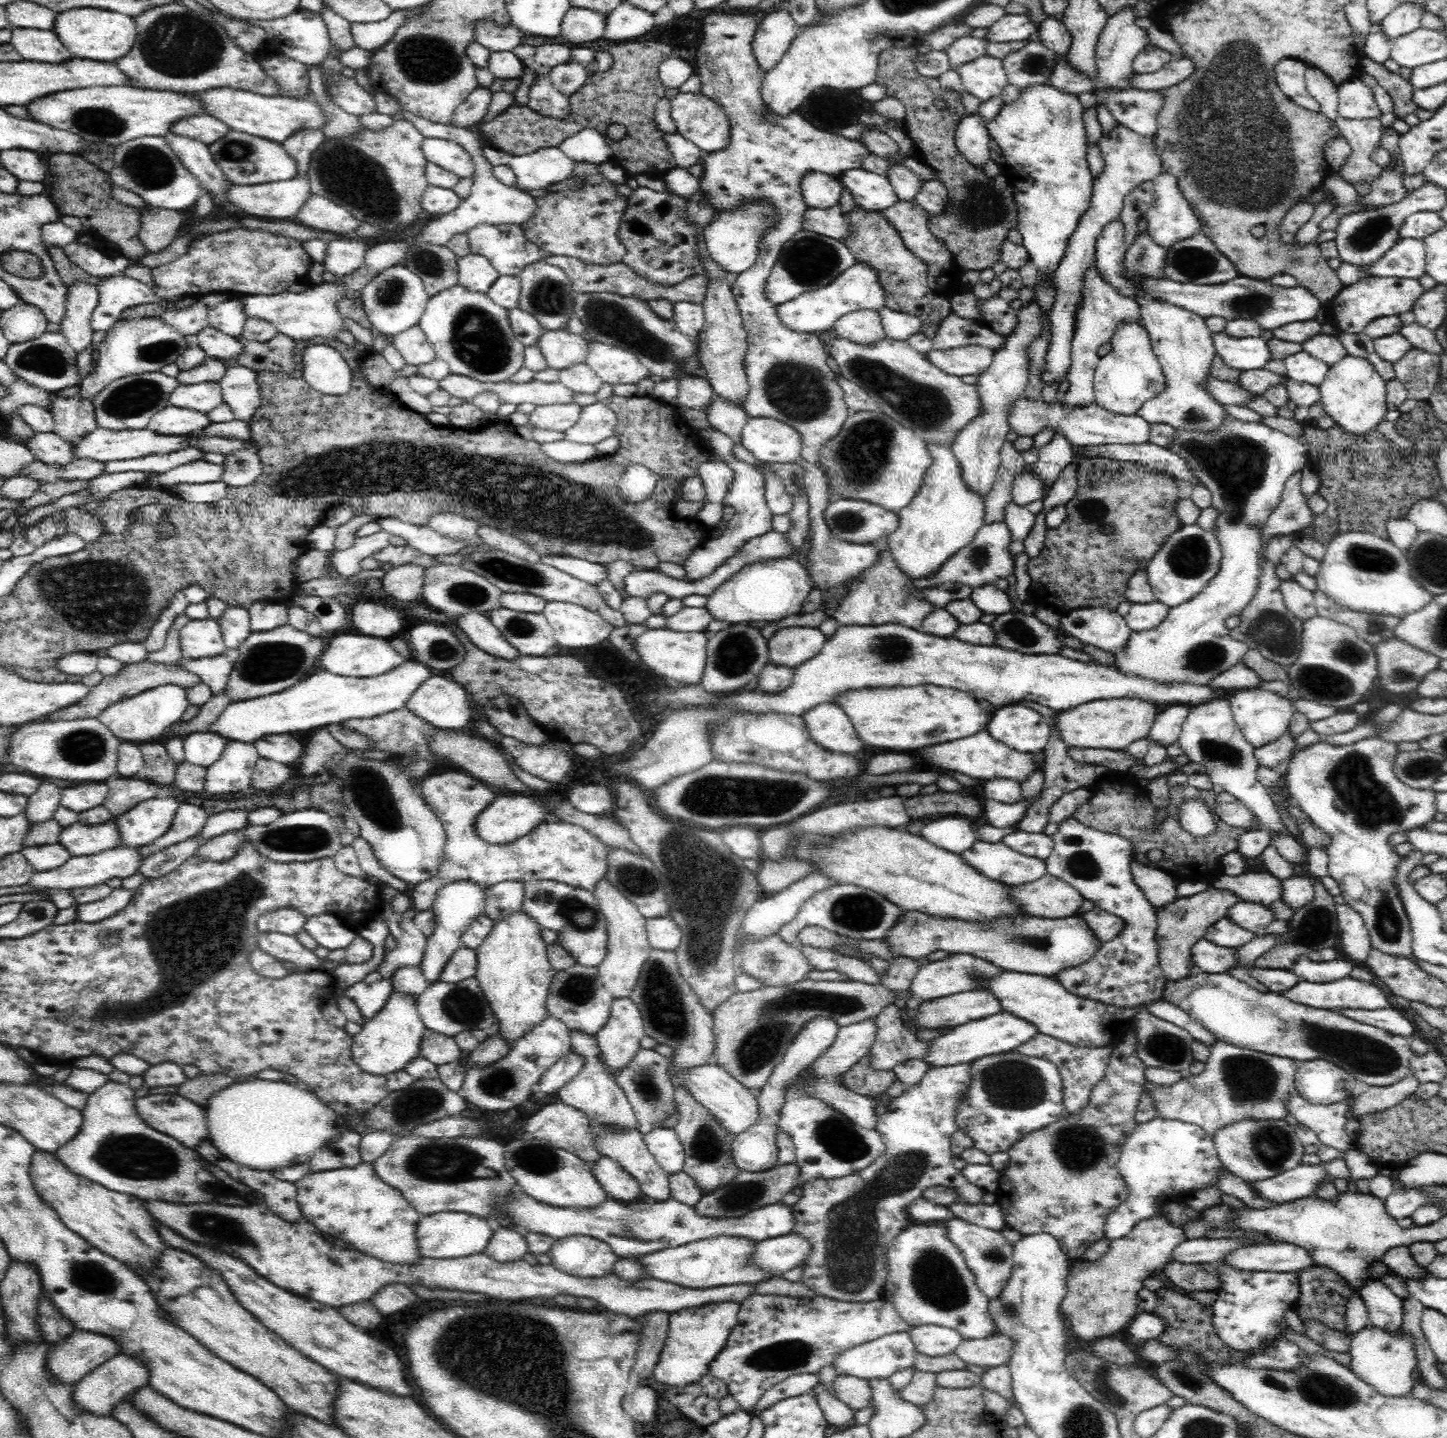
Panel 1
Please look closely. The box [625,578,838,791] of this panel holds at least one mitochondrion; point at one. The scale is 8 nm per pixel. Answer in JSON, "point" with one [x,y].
{"point":[738,651]}

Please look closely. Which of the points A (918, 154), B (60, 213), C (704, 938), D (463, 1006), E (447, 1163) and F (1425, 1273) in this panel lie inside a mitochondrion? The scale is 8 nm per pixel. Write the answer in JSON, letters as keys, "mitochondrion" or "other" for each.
{"A":"other","B":"other","C":"mitochondrion","D":"mitochondrion","E":"mitochondrion","F":"other"}

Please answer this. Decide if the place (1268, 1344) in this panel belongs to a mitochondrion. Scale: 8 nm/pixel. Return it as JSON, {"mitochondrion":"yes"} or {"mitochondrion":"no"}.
{"mitochondrion":"no"}

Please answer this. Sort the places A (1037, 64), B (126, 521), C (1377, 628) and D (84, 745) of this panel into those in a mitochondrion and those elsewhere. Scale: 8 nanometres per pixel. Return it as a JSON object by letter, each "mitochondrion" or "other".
{"A":"mitochondrion","B":"other","C":"mitochondrion","D":"mitochondrion"}

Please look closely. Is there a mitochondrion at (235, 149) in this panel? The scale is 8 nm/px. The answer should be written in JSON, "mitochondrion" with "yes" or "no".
{"mitochondrion":"yes"}

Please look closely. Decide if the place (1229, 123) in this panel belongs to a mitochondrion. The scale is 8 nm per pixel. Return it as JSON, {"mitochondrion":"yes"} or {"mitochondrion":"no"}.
{"mitochondrion":"yes"}

